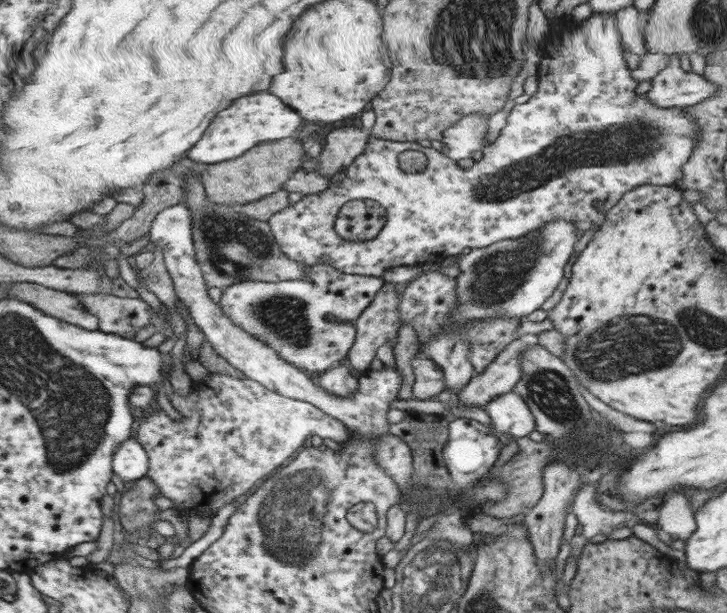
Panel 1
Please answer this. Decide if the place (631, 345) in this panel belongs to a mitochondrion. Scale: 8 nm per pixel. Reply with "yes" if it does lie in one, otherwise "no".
yes

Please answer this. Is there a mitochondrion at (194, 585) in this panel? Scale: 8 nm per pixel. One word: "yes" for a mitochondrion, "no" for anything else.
no

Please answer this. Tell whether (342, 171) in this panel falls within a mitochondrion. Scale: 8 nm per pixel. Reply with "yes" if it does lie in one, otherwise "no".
no

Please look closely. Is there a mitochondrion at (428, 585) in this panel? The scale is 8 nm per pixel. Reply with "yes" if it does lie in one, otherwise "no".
yes

